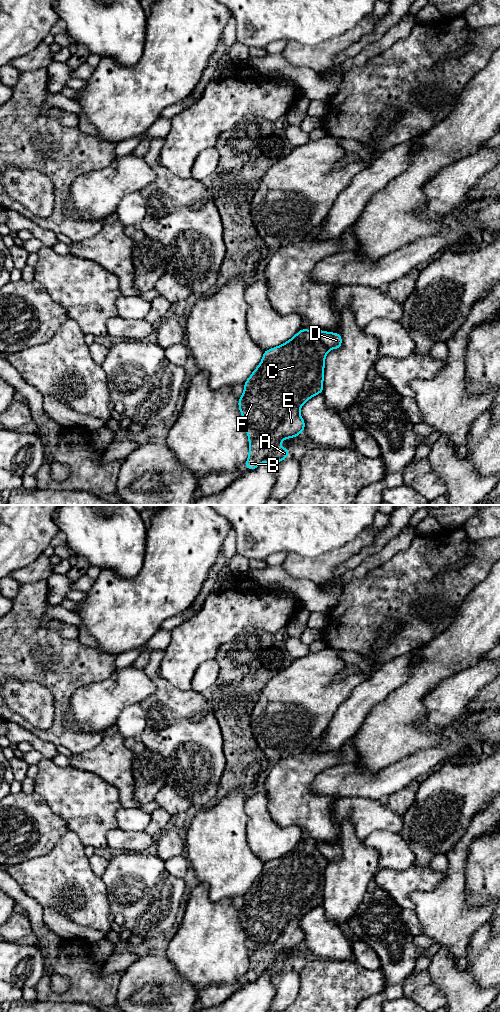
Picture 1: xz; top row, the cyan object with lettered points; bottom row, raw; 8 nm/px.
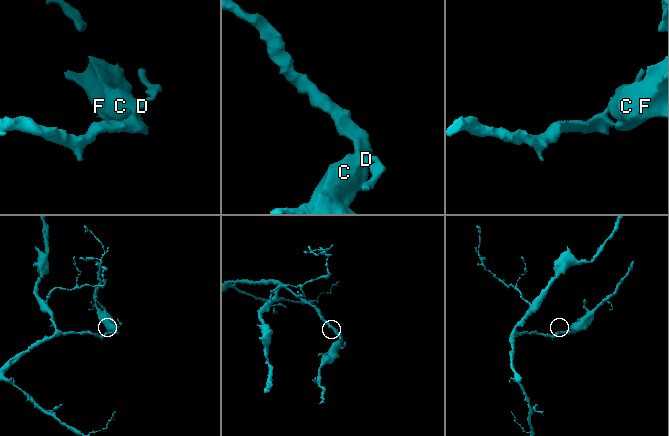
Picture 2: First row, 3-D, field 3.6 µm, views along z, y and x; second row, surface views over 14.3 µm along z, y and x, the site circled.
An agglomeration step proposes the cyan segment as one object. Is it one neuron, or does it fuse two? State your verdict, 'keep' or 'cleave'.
keep

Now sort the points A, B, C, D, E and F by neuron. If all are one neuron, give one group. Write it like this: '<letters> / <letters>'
A B C D E F

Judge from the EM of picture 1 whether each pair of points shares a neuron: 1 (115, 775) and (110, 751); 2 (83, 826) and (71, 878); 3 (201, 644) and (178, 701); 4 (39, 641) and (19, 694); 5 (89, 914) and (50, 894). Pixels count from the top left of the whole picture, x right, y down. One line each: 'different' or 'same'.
1: same
2: different
3: different
4: different
5: same

